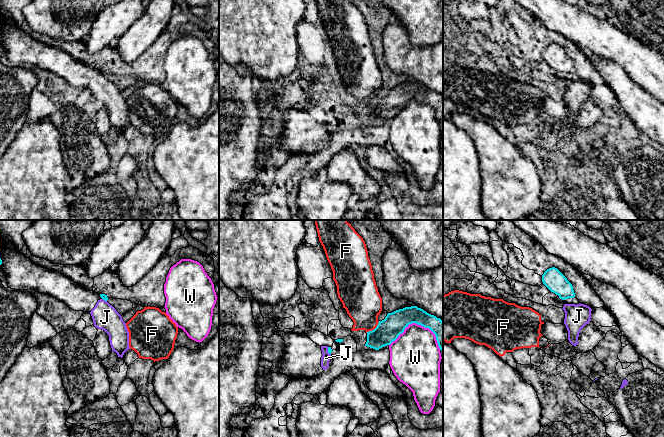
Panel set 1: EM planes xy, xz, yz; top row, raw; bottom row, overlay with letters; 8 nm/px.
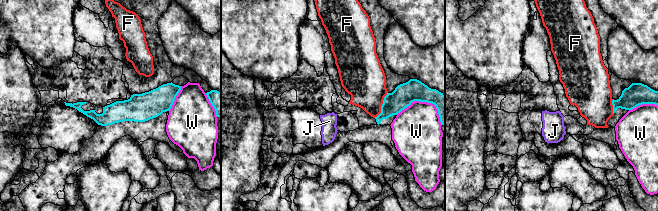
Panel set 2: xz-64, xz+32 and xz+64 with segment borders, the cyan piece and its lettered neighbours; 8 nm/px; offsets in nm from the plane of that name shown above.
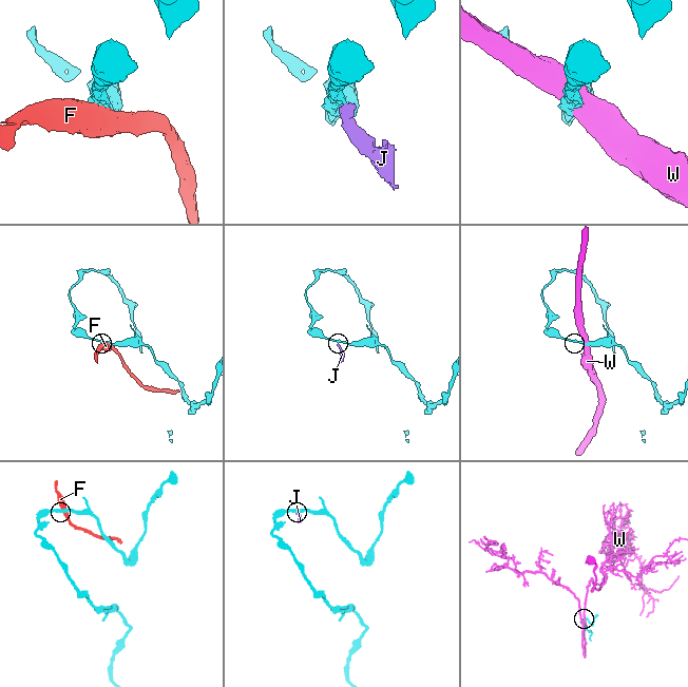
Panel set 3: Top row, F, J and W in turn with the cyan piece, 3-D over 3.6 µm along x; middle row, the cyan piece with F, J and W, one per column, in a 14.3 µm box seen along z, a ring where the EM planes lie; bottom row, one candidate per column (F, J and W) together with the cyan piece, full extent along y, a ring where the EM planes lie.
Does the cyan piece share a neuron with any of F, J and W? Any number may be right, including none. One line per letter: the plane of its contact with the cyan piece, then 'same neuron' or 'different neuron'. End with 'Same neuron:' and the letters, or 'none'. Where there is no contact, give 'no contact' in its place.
F: meets cyan in xz; different neuron
J: meets cyan in xz; different neuron
W: meets cyan in xz; different neuron
Same neuron: none

